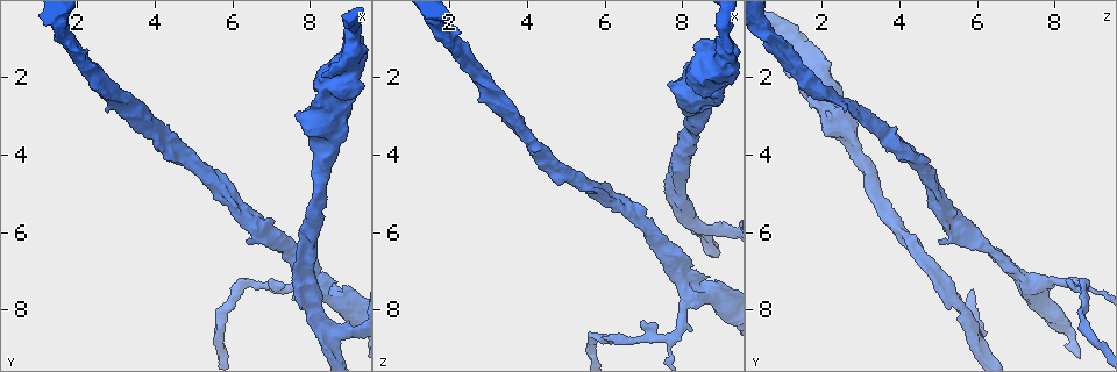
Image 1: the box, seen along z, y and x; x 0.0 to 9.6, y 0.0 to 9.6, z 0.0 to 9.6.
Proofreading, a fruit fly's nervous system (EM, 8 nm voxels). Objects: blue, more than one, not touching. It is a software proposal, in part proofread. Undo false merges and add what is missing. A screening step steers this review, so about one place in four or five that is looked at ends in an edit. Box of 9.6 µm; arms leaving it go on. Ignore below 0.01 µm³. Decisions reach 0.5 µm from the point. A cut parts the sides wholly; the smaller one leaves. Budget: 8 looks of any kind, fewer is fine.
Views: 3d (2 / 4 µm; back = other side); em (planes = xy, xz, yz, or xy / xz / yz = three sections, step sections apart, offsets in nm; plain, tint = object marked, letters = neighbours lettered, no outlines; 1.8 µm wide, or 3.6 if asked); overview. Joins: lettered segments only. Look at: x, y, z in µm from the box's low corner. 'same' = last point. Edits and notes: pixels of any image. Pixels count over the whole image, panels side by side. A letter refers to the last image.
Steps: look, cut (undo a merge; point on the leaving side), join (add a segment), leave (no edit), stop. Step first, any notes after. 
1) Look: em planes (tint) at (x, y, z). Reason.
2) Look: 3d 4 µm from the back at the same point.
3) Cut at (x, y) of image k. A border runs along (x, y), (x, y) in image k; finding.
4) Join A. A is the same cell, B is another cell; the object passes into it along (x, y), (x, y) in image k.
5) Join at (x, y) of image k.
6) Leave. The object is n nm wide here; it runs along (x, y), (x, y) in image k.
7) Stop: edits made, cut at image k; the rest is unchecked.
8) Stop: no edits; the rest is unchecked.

Look: 3d 4 µm at (2.75, 2.90, 2.60). Free end.

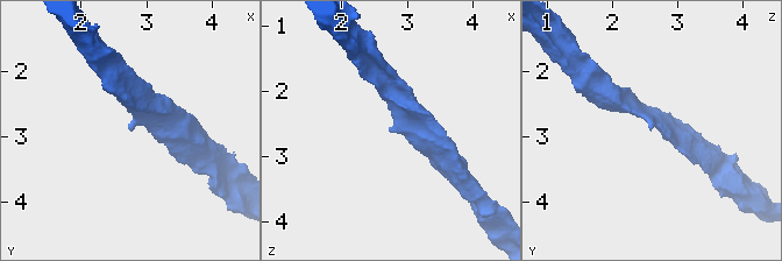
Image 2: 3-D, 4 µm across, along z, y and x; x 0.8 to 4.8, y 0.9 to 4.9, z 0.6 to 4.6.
Look: em planes (letters) at (2.70, 2.85, 2.55).

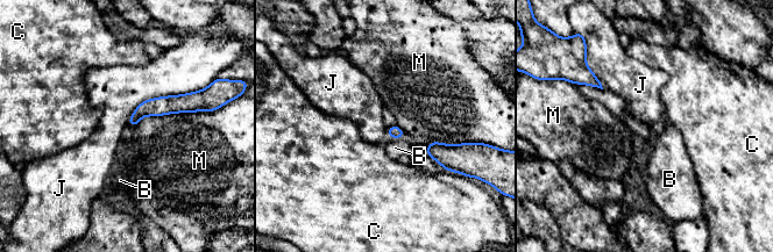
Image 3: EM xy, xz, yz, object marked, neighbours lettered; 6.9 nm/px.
Leave. The longest contact is with J, 550 nm; B, C, J and M are other cells; no lettered segment goes on from it.

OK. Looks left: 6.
Look: em 3.6 µm planes (letters) at (9.10, 1.40, 1.55). Sudden change in width.

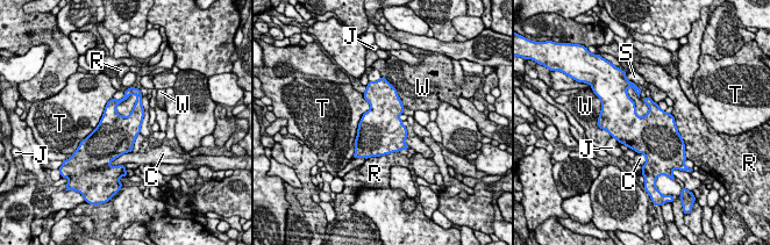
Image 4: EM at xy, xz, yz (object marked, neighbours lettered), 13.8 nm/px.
Leave. The object is 500 nm wide here; C, J, R, S, T and W are other cells; a border runs along (363, 94), (369, 108), (354, 151) in image 4; all the same neuron.

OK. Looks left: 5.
Look: 3d 2 µm at (7.15, 7.40, 8.80).

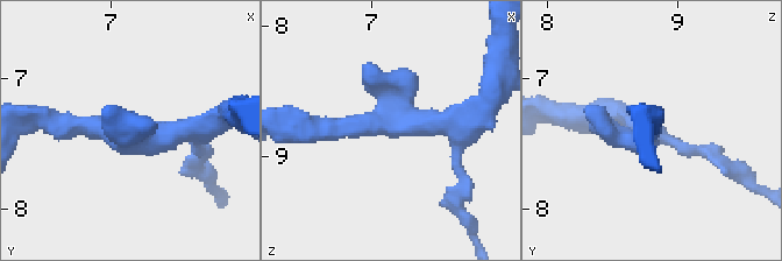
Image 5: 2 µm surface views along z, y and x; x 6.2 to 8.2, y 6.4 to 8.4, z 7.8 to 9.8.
Look: em planes (letters) at (7.24, 7.46, 8.76). Now the EM.

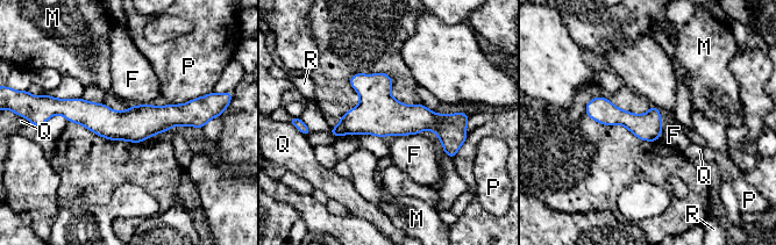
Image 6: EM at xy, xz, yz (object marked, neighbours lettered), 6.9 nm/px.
Leave. The longest contact is with P, 240 nm; F, M, P, Q and R are other cells; a border runs along (419, 132), (397, 136) in image 6; continuous, no second neuron.

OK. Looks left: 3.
Look: em planes (letters) at (8.25, 8.35, 5.90). Two arms in line, one across.

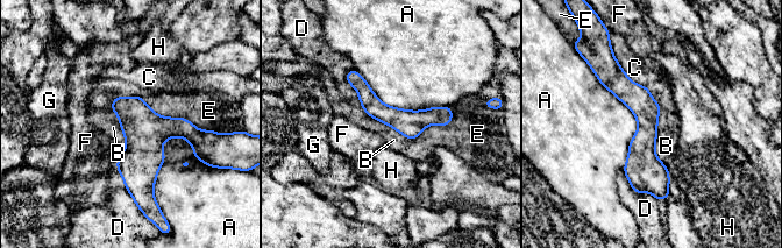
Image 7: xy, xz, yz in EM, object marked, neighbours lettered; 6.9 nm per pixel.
Leave. The longest contact is with E, 700 nm; A, B, C, D, E, F, G and H are other cells; it runs along (615, 63), (645, 108), (658, 191) in image 7; continuous, no second neuron.

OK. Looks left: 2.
Stop: no edits; the rest is unchecked.

